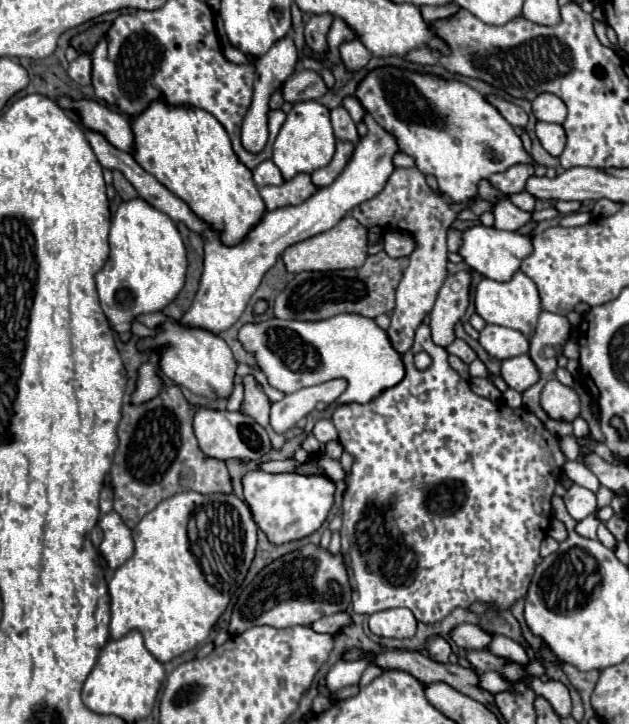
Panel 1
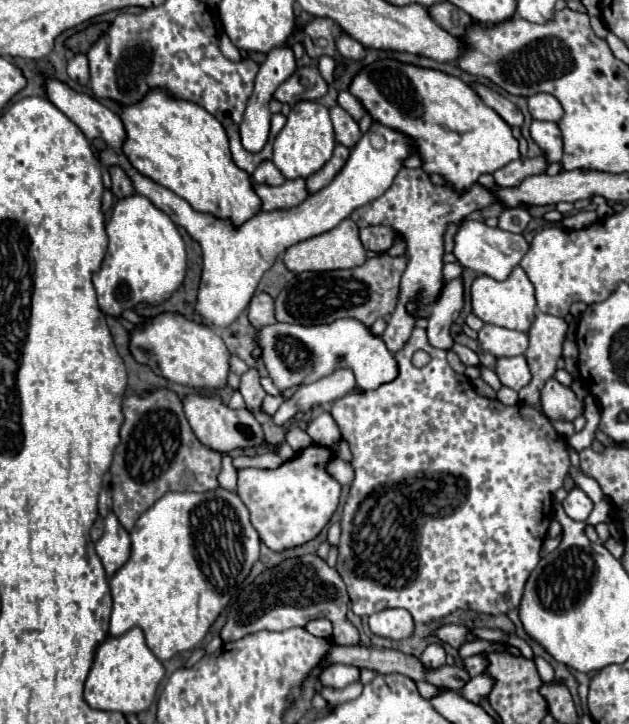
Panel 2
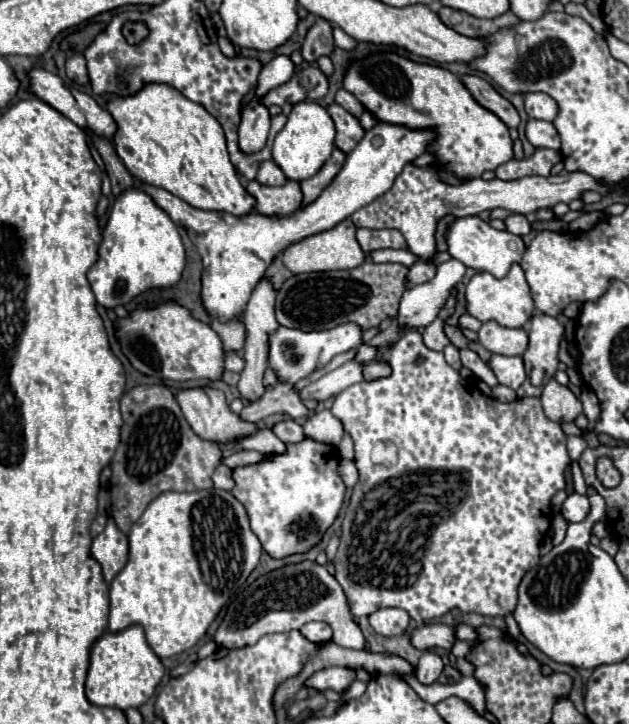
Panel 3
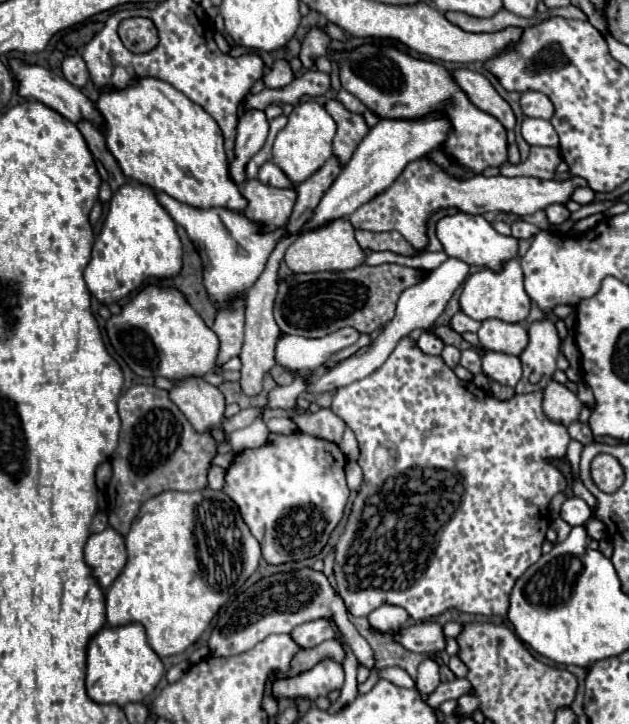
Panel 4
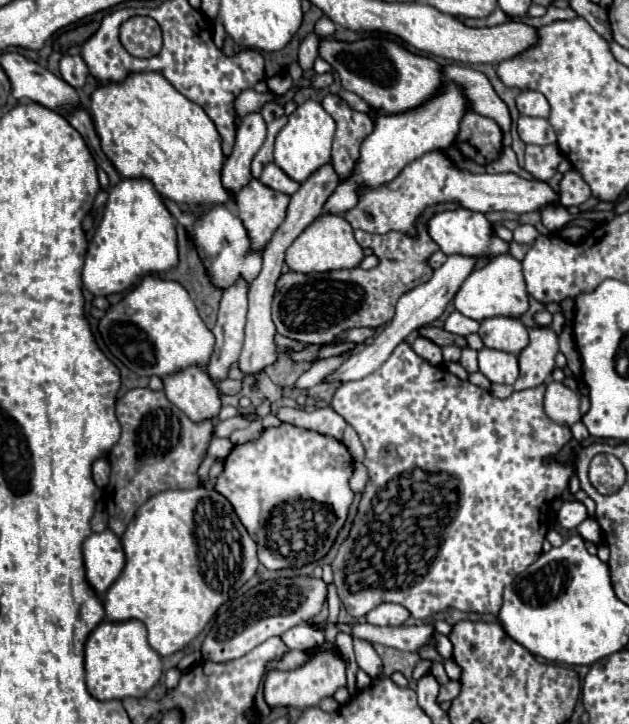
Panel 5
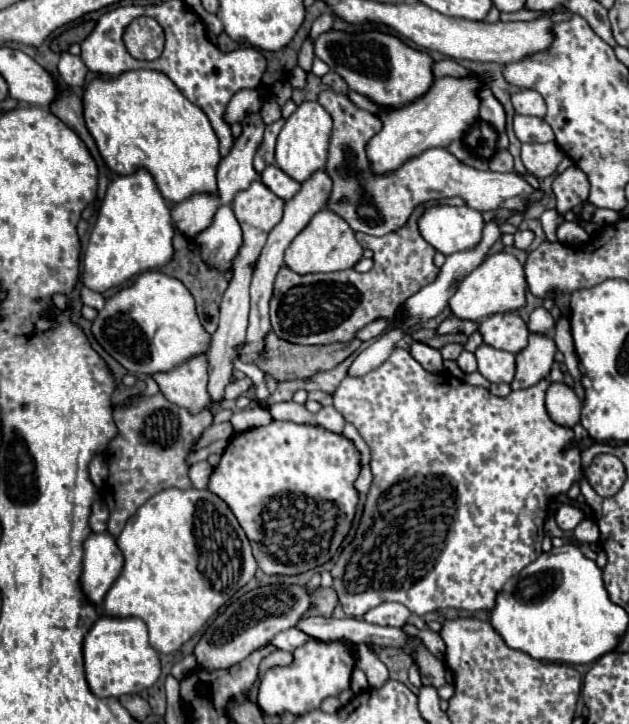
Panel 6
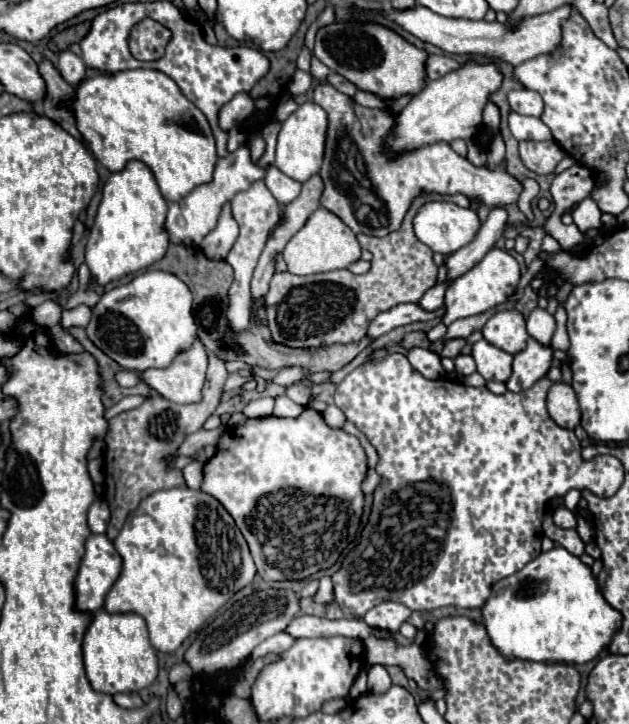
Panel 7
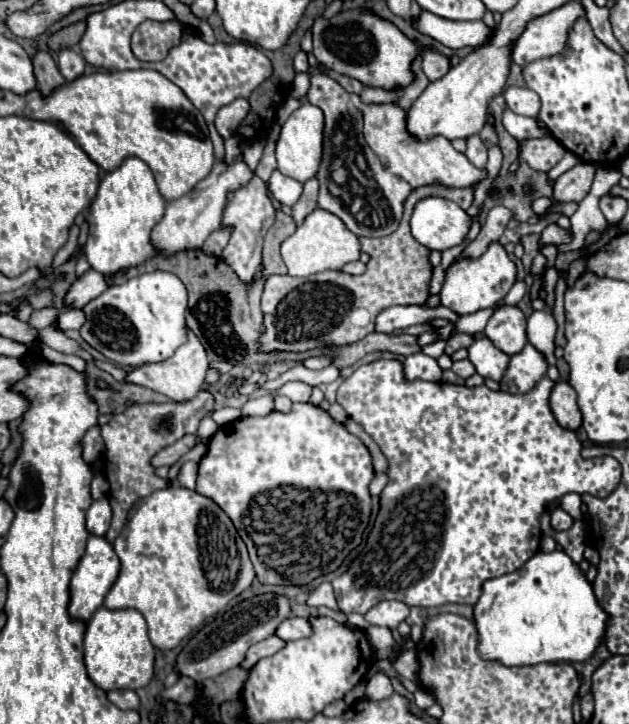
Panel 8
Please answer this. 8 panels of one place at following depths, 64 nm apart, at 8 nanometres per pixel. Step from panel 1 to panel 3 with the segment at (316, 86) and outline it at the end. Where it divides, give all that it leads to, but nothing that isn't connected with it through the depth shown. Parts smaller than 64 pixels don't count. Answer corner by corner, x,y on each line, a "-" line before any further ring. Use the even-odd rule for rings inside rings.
308,66
304,70
298,70
286,84
268,92
268,96
264,96
264,104
284,106
286,102
298,104
302,100
320,100
326,96
326,92
328,92
326,76
316,66

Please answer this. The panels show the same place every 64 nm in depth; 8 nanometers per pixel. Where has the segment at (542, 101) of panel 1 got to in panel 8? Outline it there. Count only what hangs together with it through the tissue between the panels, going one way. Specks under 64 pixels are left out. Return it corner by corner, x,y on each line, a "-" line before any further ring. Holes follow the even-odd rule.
510,86
504,90
504,98
506,98
508,108
516,114
534,118
540,112
540,96
536,96
536,92
532,92
530,88

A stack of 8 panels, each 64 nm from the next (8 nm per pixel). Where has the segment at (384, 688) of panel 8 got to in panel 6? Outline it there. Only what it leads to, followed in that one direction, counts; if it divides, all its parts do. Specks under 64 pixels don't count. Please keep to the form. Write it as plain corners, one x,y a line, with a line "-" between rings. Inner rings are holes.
354,644
354,646
356,646
356,650
362,650
356,658
356,666
360,670
364,670
372,688
380,688
380,684
384,684
384,680
388,680
386,666
382,664
382,660
378,658
376,652
368,652
368,650
372,650
368,644

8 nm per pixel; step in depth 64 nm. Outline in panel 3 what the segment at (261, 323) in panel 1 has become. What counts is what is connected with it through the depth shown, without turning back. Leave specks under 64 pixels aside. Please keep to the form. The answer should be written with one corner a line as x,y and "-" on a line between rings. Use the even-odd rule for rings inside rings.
352,322
338,324
330,330
312,332
278,326
272,334
268,334
268,364
276,372
278,382
284,384
296,384
298,380
310,376
314,370
324,368
336,354
348,350
360,350
360,326
-
377,352
375,355
360,355
354,356
354,362
362,364
362,376
366,382
372,382
372,380
378,380
378,378
384,378
384,376
390,376
392,372
390,366
384,360
376,359

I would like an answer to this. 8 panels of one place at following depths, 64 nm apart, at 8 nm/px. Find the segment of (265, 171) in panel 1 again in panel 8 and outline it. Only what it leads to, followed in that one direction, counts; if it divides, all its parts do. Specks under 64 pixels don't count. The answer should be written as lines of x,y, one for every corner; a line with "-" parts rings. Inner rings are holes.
274,170
272,176
270,176
270,180
268,180
268,190
272,192
272,196
280,204
292,206
292,204
296,204
296,200
302,194
302,184
298,180
292,180
292,178
280,174
278,170

